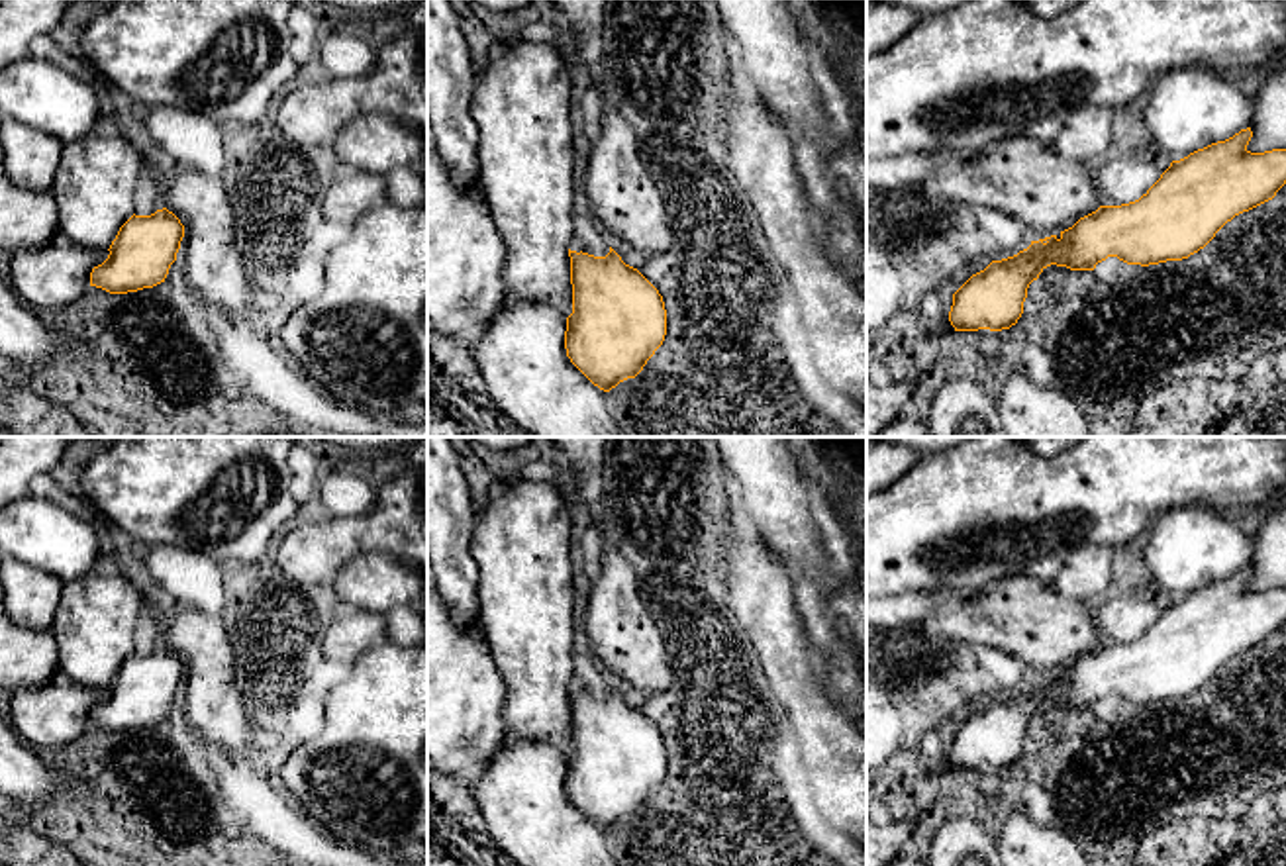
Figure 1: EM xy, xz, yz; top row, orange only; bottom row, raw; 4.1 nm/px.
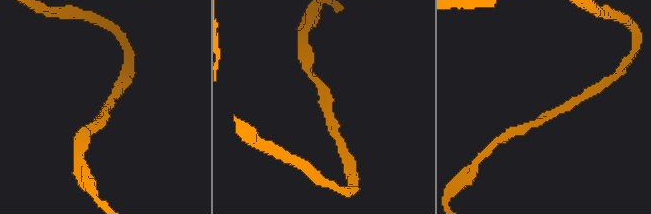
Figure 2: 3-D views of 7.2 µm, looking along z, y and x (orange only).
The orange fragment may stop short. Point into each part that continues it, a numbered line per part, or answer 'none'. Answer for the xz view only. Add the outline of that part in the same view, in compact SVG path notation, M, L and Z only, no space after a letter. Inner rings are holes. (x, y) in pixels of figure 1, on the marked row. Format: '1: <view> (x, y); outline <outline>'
none

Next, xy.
none

